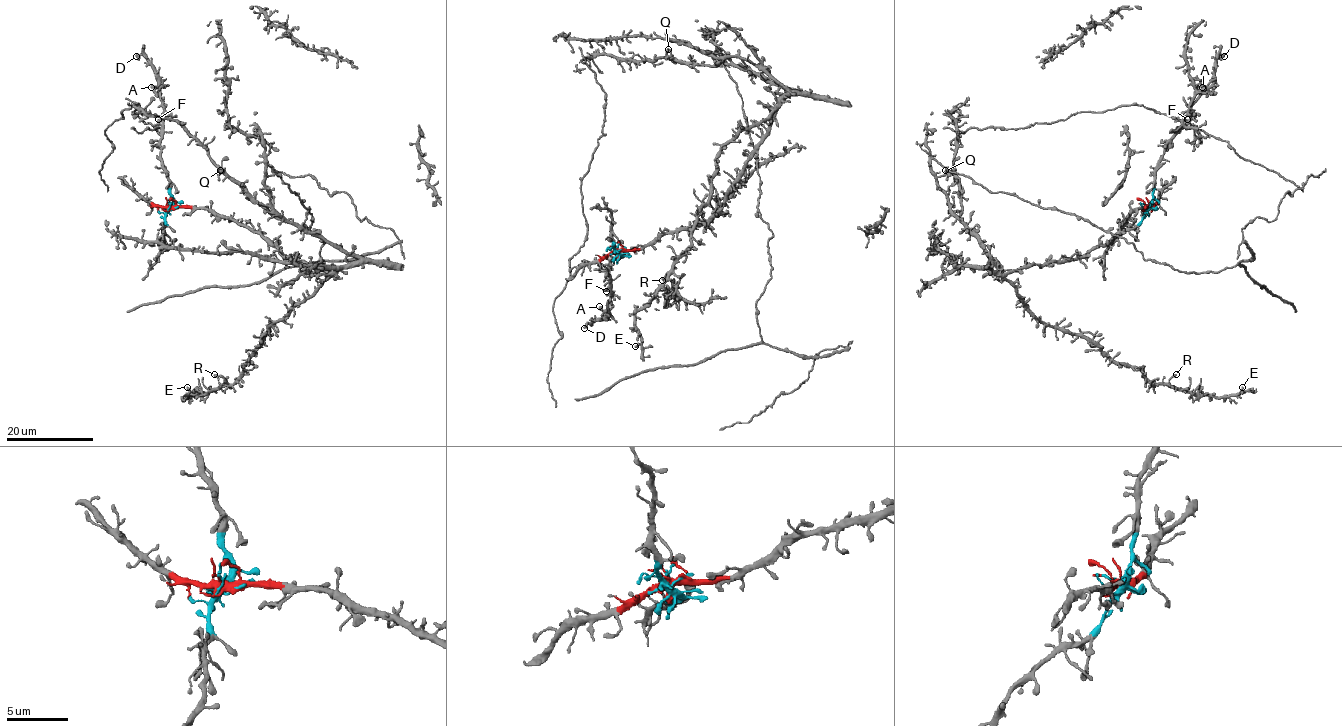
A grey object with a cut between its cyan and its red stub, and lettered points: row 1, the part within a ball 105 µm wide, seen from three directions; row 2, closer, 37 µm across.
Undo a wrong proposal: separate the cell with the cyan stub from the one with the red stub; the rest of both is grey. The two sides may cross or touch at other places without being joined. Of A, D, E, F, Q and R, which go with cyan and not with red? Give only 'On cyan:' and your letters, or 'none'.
On cyan: A, D, F

